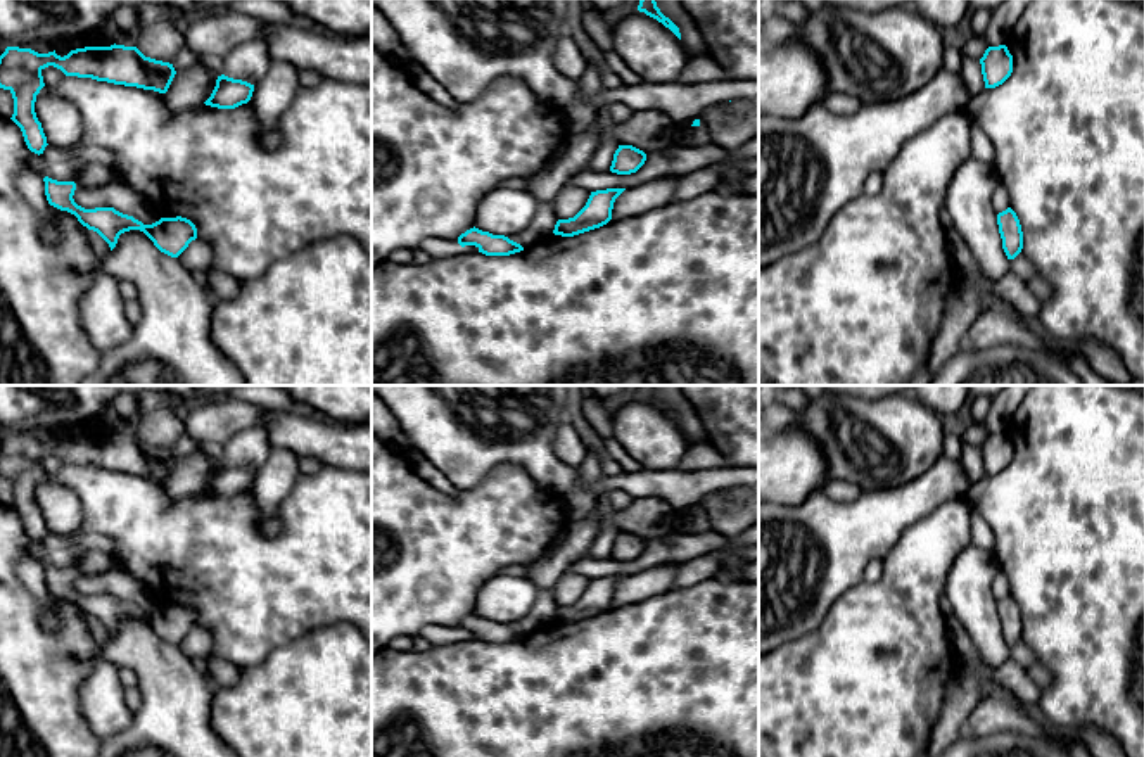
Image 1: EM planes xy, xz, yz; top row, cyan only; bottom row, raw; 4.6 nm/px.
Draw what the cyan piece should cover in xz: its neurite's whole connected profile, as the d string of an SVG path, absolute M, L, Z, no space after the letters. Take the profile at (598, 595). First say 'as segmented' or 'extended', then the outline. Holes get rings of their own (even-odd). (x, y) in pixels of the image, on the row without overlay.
as segmented | M607 576L591 579L586 593L569 607L558 607L553 620L562 624L574 624L607 612L612 607L615 586L626 576Z

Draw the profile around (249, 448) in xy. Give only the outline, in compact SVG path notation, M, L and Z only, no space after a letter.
M254 425L233 434L223 444L223 461L256 472L266 463L271 451L268 432L263 425Z

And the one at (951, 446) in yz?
M947 432L942 441L942 455L949 460L961 458L961 436Z

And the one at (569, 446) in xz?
M563 420L562 425L556 429L553 451L569 467L579 468L588 455L588 446L581 439L577 430L567 420Z

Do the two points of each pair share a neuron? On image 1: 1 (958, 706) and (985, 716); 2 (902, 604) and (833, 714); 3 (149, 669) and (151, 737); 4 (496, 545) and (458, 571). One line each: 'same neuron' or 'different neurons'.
1: different neurons
2: same neuron
3: same neuron
4: same neuron

